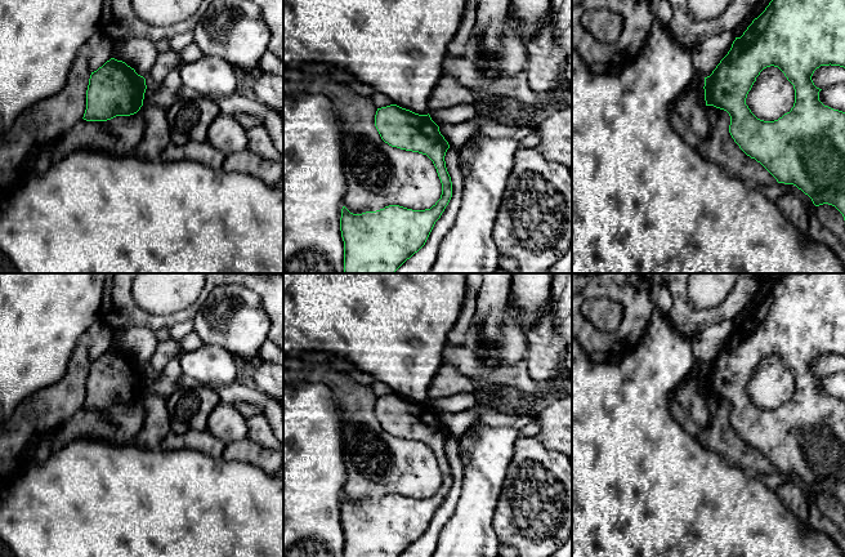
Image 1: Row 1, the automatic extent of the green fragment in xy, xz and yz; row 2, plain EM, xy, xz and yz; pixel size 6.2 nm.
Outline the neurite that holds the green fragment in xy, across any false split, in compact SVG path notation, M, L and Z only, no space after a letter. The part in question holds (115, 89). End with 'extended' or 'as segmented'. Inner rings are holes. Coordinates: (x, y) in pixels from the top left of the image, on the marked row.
M111 58L90 75L82 119L107 121L134 115L143 106L146 89L143 76L125 62Z; as segmented

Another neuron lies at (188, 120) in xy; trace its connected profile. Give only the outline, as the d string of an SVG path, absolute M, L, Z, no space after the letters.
M198 95L195 99L178 99L166 111L171 142L185 144L207 141L207 130L219 113L213 98Z

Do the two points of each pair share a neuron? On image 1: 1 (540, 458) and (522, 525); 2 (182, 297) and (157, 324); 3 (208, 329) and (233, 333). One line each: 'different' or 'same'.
1: same
2: different
3: same

